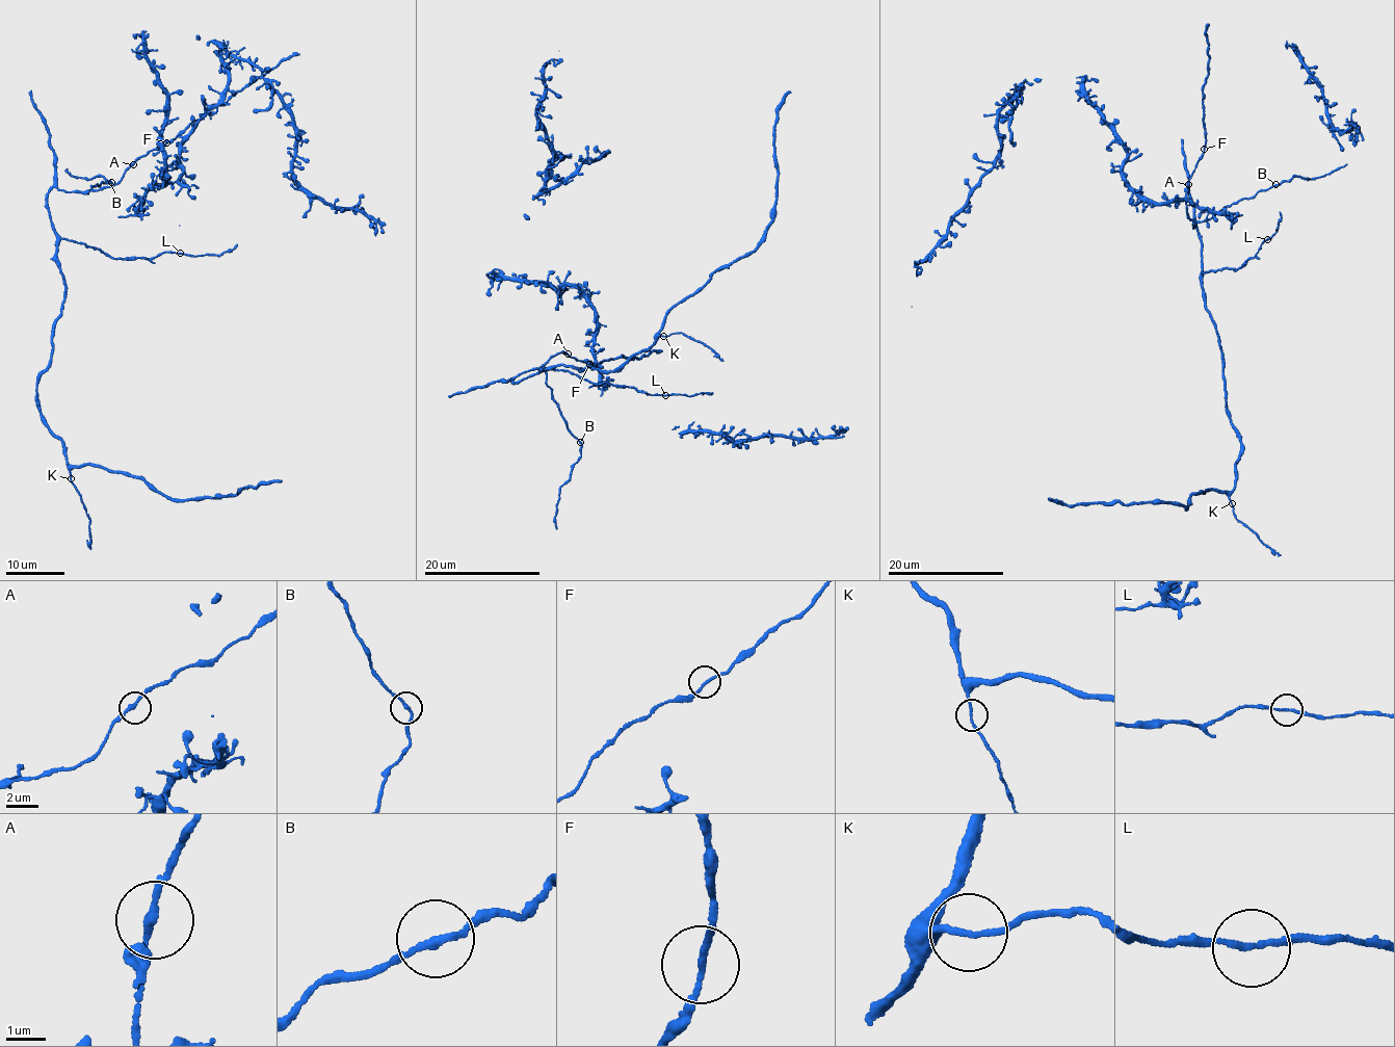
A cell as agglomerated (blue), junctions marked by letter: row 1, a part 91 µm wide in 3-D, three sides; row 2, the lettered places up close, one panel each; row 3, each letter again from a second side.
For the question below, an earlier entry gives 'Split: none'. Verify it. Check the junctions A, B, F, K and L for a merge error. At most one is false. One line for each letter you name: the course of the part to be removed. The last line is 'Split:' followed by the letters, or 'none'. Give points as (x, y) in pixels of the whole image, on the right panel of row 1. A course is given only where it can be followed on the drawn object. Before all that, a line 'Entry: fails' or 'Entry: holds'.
Entry: holds
Split: none

